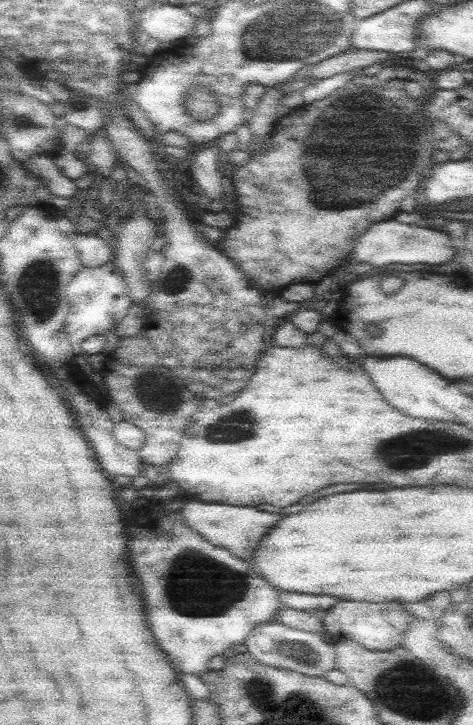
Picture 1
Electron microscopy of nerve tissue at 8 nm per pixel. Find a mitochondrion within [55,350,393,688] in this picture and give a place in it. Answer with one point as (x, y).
(197, 584)

